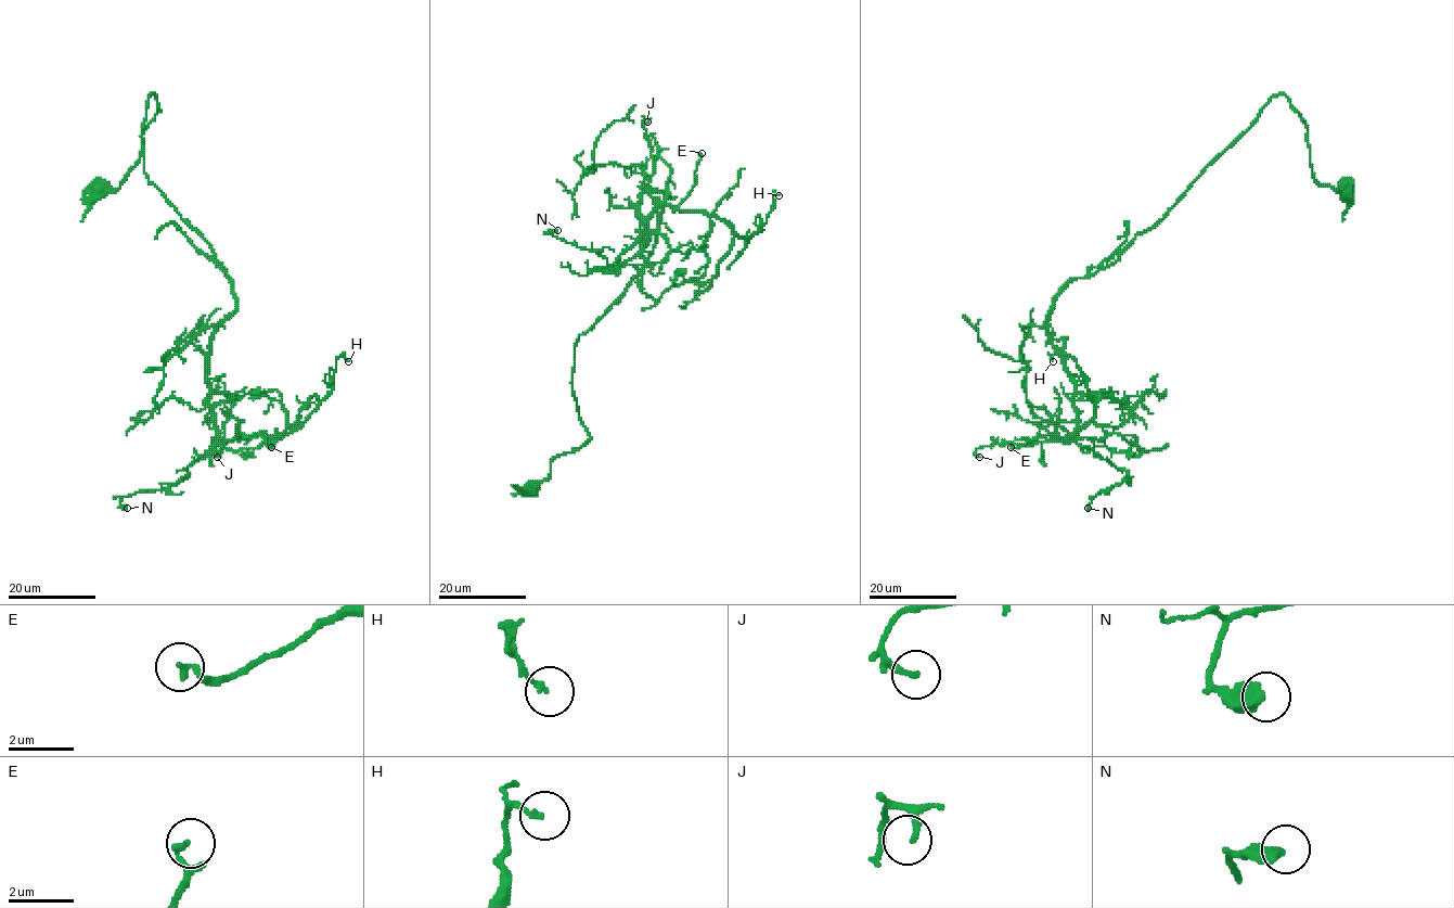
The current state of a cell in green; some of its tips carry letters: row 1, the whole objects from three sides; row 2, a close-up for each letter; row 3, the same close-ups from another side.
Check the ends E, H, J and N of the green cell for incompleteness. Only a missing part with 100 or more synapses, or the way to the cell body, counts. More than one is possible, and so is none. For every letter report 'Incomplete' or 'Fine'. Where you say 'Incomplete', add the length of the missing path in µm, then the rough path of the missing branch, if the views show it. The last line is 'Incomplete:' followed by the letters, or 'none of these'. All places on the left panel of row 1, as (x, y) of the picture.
E: Fine
H: Fine
J: Fine
N: Fine
Incomplete: none of these

